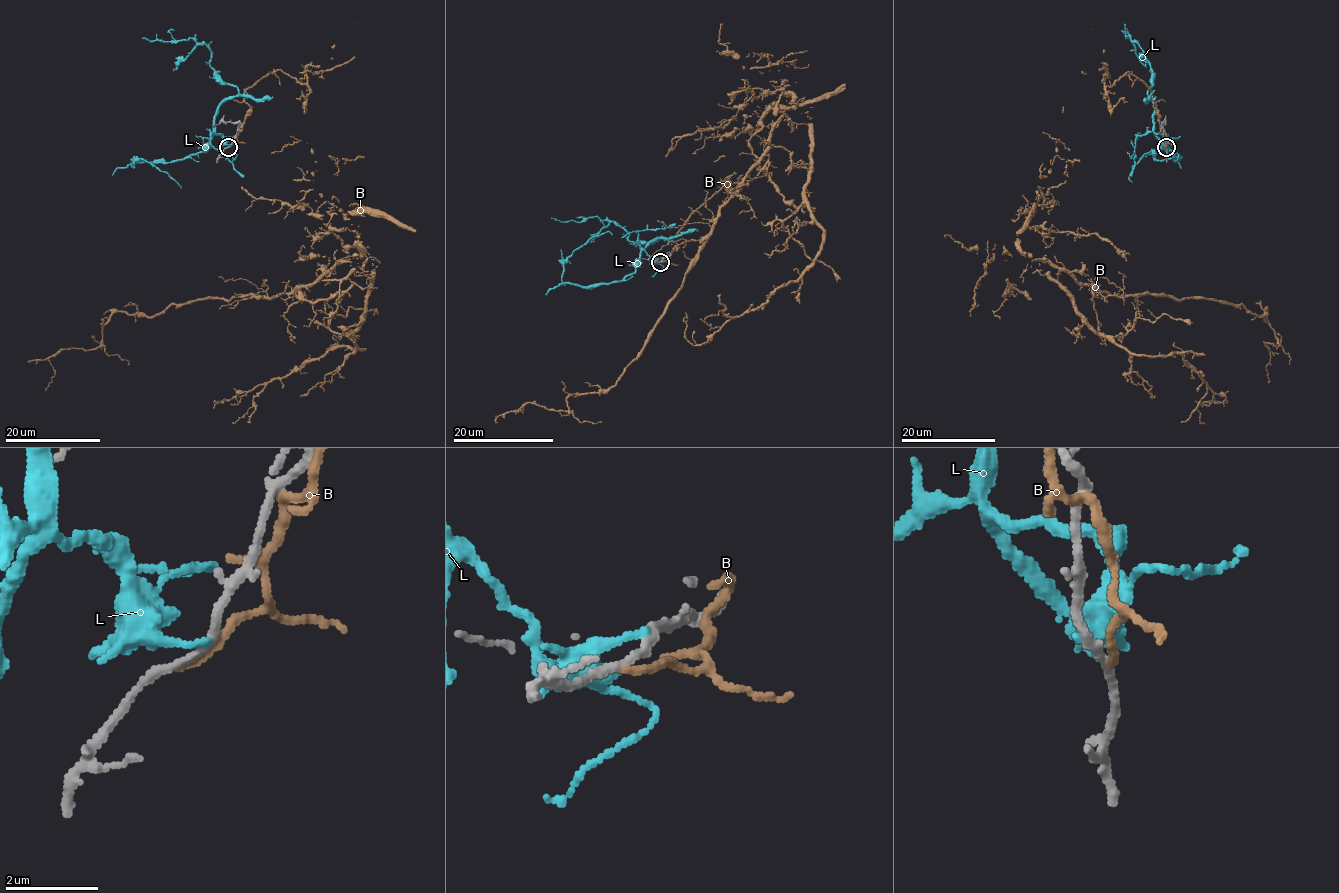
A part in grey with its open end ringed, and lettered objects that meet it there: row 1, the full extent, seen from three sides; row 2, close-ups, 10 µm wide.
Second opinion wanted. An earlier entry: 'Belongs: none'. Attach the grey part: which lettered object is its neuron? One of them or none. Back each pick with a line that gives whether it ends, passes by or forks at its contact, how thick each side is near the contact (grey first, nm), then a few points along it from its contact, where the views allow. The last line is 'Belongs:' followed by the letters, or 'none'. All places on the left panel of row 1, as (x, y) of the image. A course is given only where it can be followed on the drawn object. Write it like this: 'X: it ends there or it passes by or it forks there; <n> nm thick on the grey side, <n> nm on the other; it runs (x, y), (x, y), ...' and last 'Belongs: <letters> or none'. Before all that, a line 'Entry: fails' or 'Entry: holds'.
Entry: fails
B: it ends there; 170 nm thick on the grey side, 160 nm on the other; it runs (227, 147), (246, 90), (304, 83), (304, 177), (370, 274), (115, 311), (45, 390)
Belongs: B

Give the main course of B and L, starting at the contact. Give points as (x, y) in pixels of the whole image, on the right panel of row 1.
B: (1166, 147), (1129, 72), (1063, 108), (1017, 248), (1111, 295), (1265, 309), (1268, 383)
L: (1163, 145), (1165, 136), (1154, 131), (1156, 104), (1147, 94), (1153, 84), (1151, 66), (1141, 48), (1123, 31)

